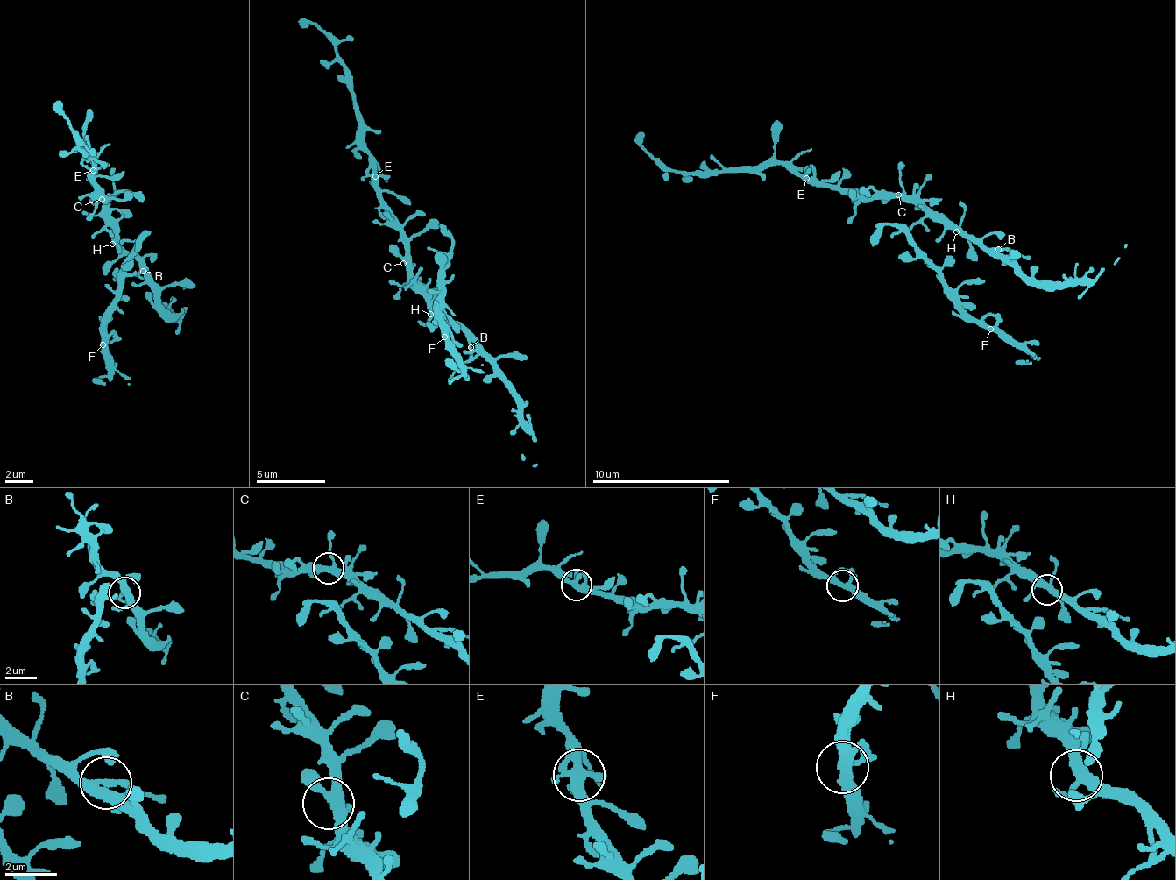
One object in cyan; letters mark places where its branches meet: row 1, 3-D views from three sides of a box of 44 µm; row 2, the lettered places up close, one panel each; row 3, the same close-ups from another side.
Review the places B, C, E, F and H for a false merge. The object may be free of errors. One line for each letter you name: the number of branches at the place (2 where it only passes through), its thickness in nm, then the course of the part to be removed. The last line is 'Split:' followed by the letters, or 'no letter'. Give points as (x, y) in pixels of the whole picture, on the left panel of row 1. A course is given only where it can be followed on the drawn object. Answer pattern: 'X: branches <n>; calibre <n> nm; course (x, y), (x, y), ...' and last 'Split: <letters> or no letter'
Split: no letter

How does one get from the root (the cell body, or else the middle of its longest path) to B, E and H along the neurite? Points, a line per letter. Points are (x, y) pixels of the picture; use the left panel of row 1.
B: (107, 202), (102, 205), (101, 213), (112, 228), (111, 232), (144, 270)
E: (107, 202), (110, 200), (93, 177), (94, 171)
H: (107, 202), (102, 209), (112, 224), (112, 244)

